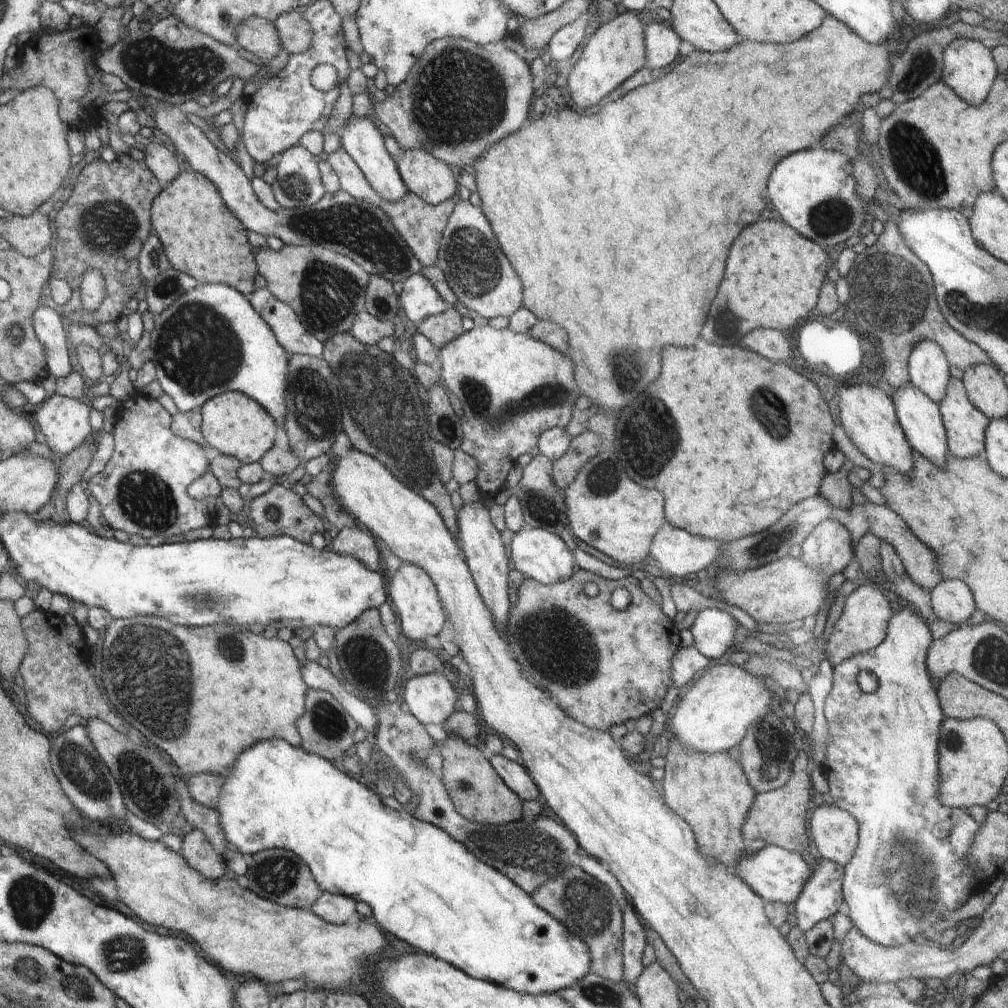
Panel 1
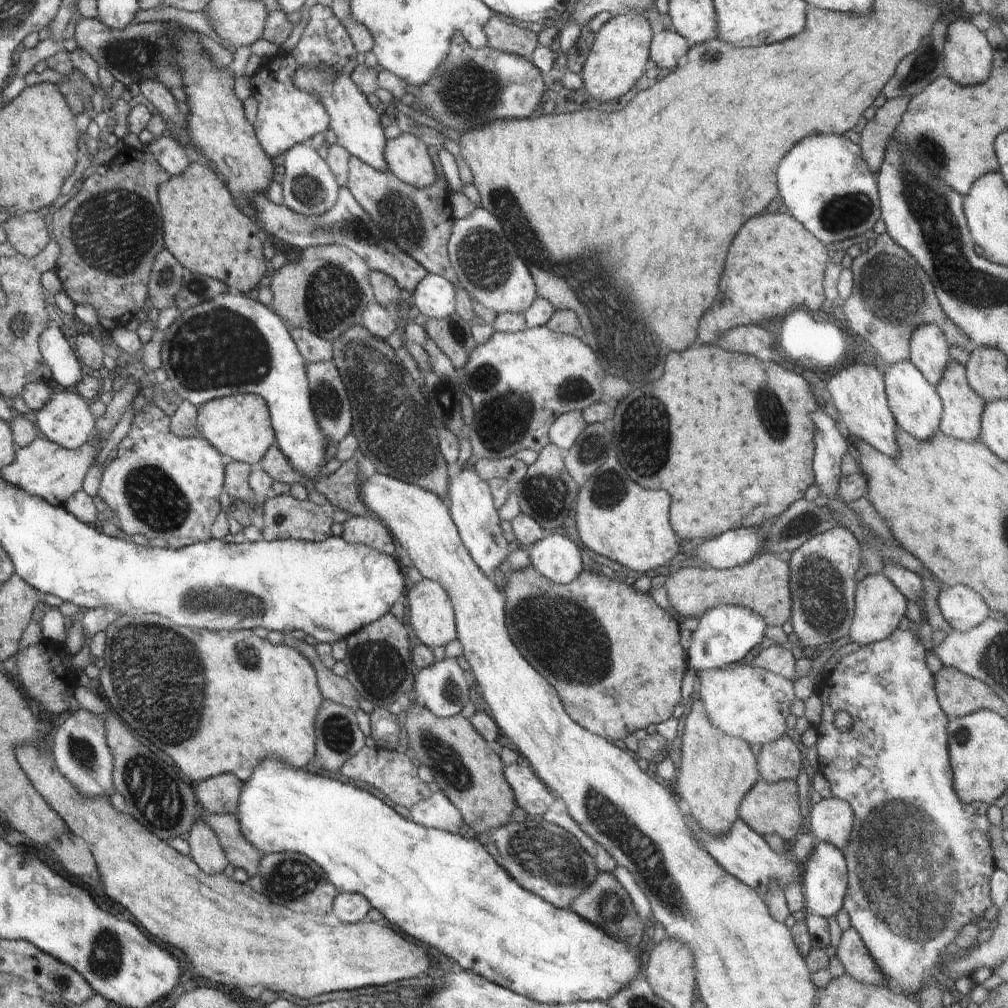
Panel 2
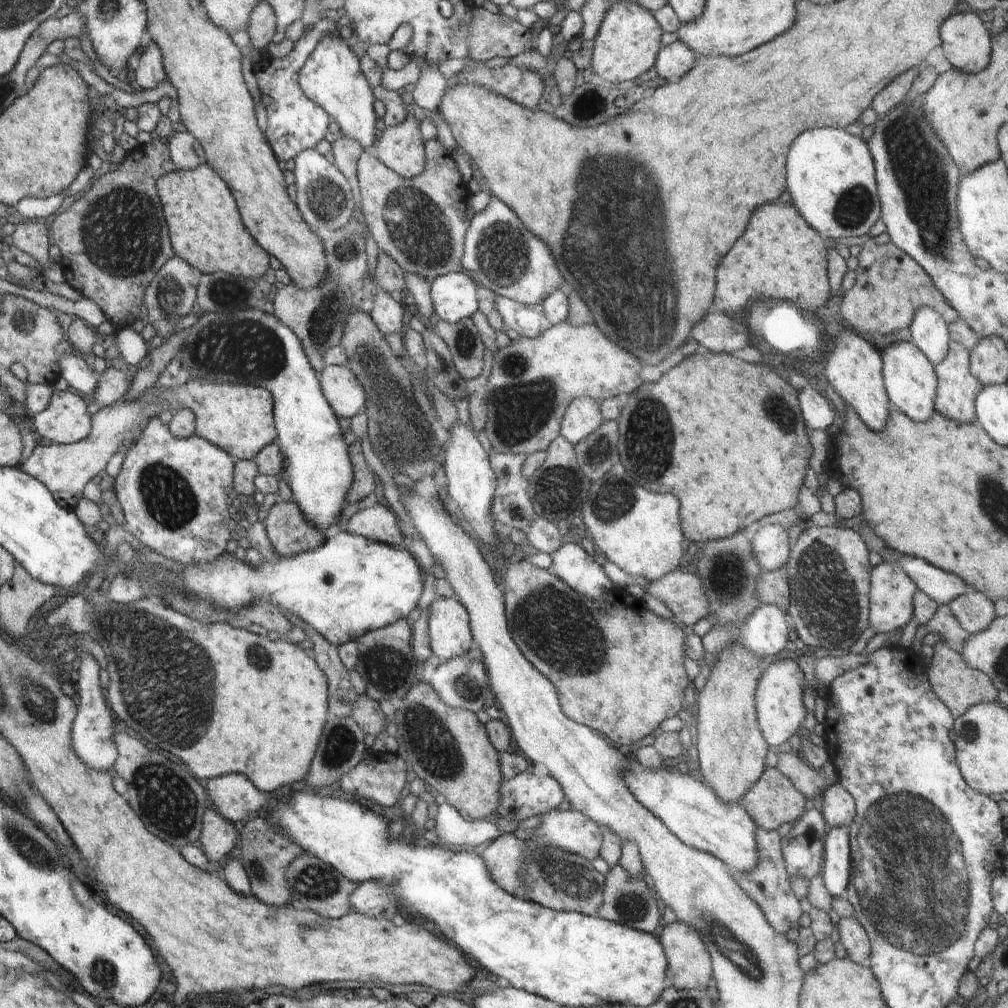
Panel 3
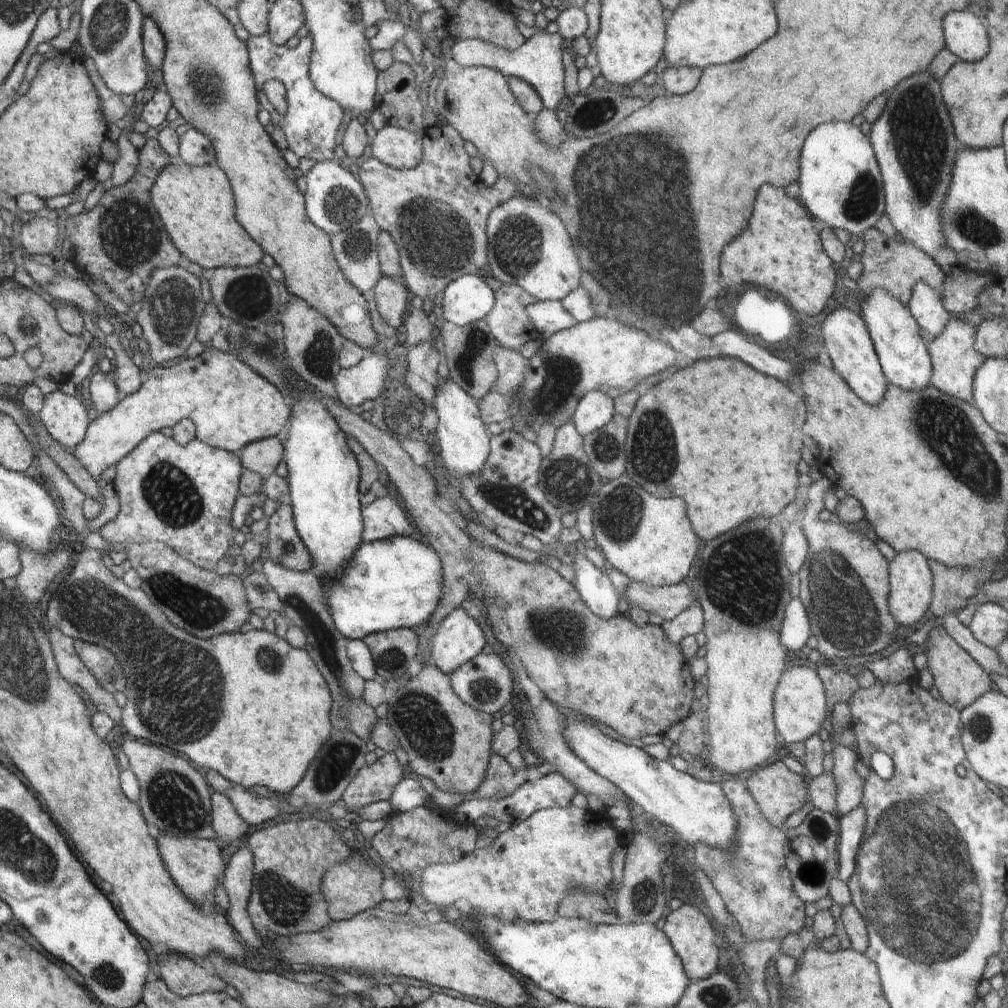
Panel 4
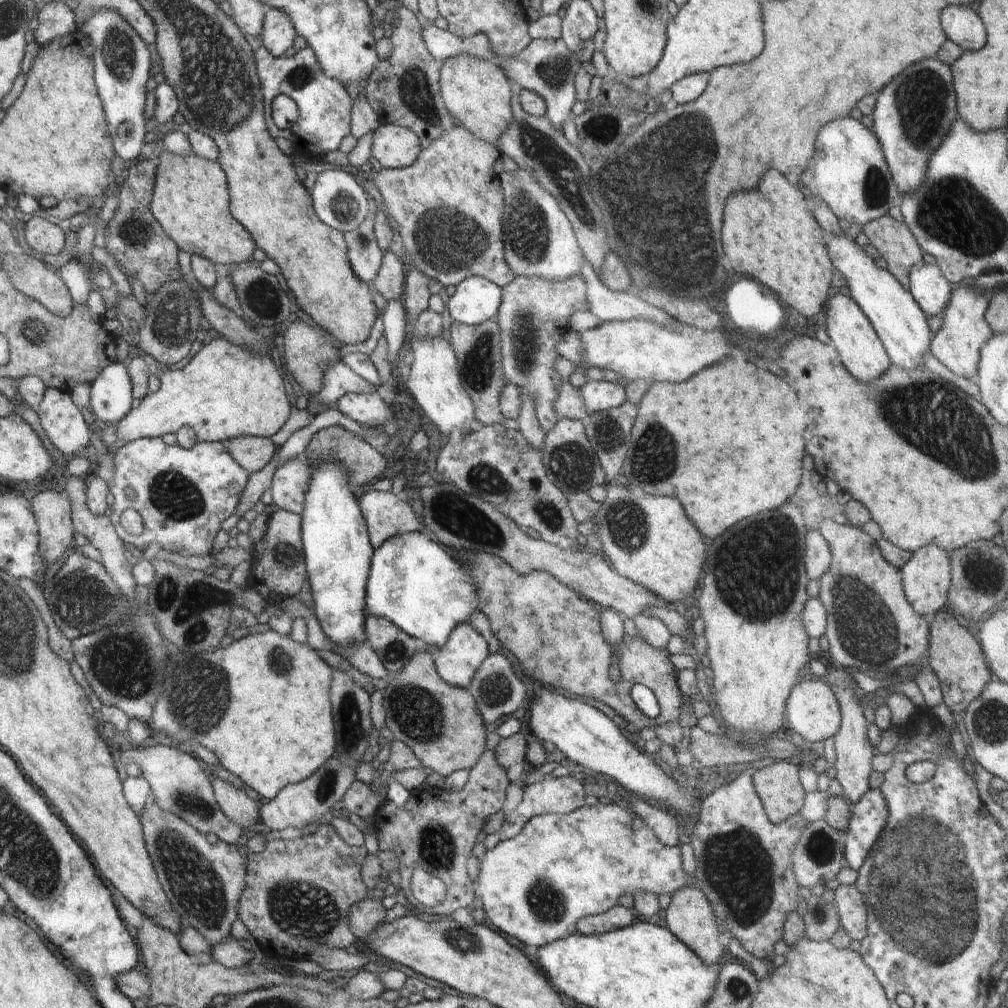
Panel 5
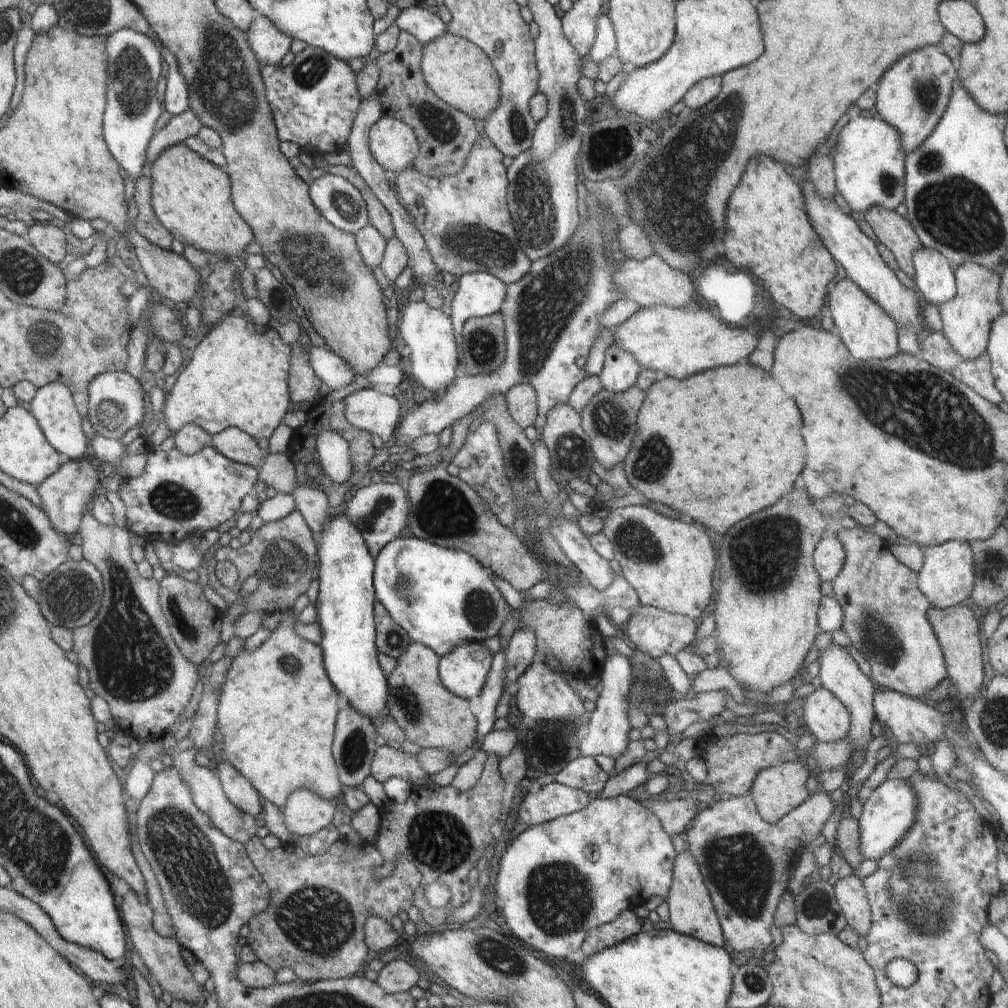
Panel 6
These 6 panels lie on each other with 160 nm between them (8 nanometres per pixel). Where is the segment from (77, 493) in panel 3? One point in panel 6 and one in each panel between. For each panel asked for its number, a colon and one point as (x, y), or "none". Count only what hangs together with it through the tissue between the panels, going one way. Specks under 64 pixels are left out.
4: (231, 405)
5: (226, 390)
6: (237, 377)

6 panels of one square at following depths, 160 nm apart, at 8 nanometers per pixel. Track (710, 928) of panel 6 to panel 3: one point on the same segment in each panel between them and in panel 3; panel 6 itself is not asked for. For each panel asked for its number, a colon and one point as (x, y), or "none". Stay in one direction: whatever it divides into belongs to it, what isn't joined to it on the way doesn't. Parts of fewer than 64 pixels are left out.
3: (689, 964)
4: (690, 930)
5: (689, 916)

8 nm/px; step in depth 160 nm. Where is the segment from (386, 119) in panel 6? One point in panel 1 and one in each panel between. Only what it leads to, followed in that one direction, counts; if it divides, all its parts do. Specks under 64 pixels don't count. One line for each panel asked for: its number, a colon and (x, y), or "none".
1: (422, 174)
2: (407, 157)
3: (401, 147)
4: (395, 146)
5: (394, 147)

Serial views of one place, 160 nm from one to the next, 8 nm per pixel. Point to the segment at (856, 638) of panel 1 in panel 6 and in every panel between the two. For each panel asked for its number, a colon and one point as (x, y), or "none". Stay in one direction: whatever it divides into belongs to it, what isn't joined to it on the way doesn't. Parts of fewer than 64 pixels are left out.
2: (879, 606)
3: (892, 589)
4: (910, 578)
5: (927, 579)
6: (947, 576)

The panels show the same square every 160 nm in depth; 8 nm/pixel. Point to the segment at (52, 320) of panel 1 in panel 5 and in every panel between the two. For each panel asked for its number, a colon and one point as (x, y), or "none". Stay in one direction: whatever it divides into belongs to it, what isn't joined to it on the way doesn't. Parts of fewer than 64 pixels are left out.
2: (57, 353)
3: (74, 369)
4: (105, 395)
5: (112, 397)

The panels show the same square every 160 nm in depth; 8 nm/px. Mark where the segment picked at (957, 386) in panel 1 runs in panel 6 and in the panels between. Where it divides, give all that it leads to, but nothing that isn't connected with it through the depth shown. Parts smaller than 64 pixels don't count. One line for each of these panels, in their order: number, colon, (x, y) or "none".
2: (962, 406)
3: (957, 387)
4: (954, 359)
5: (964, 329)
6: (967, 318)

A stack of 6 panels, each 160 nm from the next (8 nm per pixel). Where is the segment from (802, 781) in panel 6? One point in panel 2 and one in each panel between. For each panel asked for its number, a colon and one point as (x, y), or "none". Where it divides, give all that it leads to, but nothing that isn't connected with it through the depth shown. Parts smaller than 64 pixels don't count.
2: (768, 808)
3: (773, 800)
4: (778, 792)
5: (778, 785)

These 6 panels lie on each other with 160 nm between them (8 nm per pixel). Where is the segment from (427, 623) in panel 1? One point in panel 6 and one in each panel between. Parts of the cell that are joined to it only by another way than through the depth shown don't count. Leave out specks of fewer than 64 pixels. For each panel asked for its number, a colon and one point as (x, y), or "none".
2: (431, 615)
3: (450, 630)
4: (457, 639)
5: (458, 661)
6: (464, 671)

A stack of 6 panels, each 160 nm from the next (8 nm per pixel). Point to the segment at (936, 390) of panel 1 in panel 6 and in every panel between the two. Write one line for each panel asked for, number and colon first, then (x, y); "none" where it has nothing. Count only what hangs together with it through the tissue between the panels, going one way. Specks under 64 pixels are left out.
2: (928, 348)
3: (928, 330)
4: (925, 303)
5: (930, 288)
6: (935, 281)

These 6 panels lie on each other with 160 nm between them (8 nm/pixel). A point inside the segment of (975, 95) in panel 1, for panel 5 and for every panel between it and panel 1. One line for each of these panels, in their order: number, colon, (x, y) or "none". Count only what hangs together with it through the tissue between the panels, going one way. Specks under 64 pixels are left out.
2: (969, 57)
3: (966, 42)
4: (966, 37)
5: (963, 26)

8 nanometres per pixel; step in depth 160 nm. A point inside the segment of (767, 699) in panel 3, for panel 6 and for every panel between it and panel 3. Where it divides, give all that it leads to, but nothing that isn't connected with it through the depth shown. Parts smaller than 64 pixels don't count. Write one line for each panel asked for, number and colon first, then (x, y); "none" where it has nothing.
4: (799, 705)
5: (813, 711)
6: (825, 716)

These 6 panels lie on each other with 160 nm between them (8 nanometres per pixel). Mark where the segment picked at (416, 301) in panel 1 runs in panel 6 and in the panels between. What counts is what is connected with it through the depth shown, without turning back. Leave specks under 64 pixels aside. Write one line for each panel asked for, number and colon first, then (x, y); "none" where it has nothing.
2: (435, 296)
3: (455, 296)
4: (469, 298)
5: (477, 299)
6: (480, 294)

